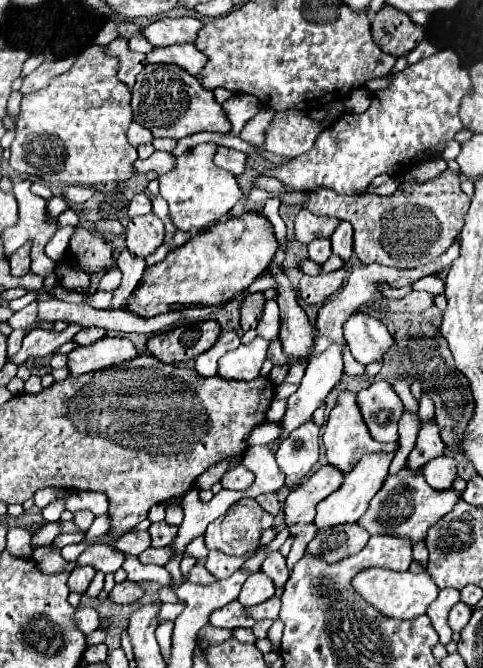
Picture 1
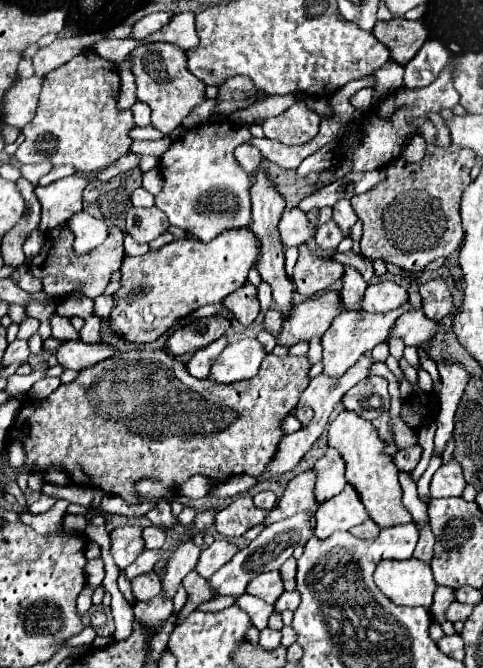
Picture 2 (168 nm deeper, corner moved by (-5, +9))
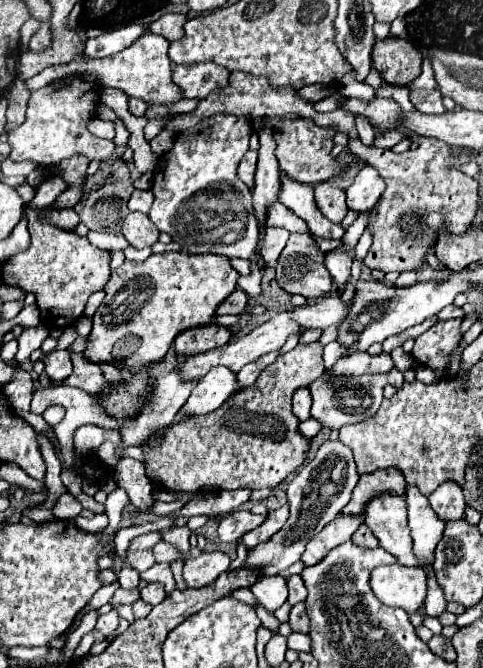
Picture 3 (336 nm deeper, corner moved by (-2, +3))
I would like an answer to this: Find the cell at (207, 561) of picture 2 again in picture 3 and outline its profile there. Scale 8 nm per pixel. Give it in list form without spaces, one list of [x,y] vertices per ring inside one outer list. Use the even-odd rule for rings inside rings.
[[[202,552],[198,558],[188,558],[184,562],[184,582],[188,588],[202,588],[216,580],[230,566],[230,558],[222,552]]]

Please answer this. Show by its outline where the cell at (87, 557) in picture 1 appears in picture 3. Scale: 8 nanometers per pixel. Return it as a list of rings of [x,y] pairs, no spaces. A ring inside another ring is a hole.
[[[150,532],[150,534],[142,534],[142,536],[134,538],[130,544],[130,550],[128,550],[130,566],[136,568],[138,572],[146,572],[156,562],[152,556],[152,548],[160,540],[162,540],[162,536],[158,532]]]

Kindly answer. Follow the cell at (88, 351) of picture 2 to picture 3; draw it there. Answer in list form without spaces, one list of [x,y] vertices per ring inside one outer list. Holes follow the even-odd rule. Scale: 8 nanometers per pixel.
[[[54,350],[42,358],[44,362],[44,372],[48,374],[50,380],[62,382],[72,374],[72,362],[68,350]]]

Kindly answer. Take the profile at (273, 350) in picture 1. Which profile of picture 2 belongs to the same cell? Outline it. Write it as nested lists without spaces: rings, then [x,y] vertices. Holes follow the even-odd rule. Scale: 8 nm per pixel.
[[[269,310],[269,314],[265,314],[265,330],[271,332],[273,336],[277,336],[277,330],[281,330],[281,322],[283,322],[283,316],[277,314],[277,310]]]

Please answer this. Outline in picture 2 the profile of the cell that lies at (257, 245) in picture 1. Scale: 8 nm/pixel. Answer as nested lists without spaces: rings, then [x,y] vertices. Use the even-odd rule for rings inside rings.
[[[249,228],[223,232],[211,242],[195,238],[173,240],[143,256],[127,256],[121,264],[121,288],[115,292],[111,330],[125,336],[129,342],[153,342],[171,328],[177,318],[187,316],[203,304],[221,302],[227,294],[241,288],[257,258],[259,242]]]

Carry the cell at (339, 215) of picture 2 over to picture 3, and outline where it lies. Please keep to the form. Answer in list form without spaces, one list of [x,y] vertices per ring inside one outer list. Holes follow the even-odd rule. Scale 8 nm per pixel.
[[[322,182],[314,188],[314,194],[316,194],[316,202],[318,202],[318,208],[320,212],[334,224],[340,224],[342,218],[346,216],[348,212],[348,206],[346,206],[346,192],[342,188],[338,188],[336,184],[330,184],[330,182]]]

